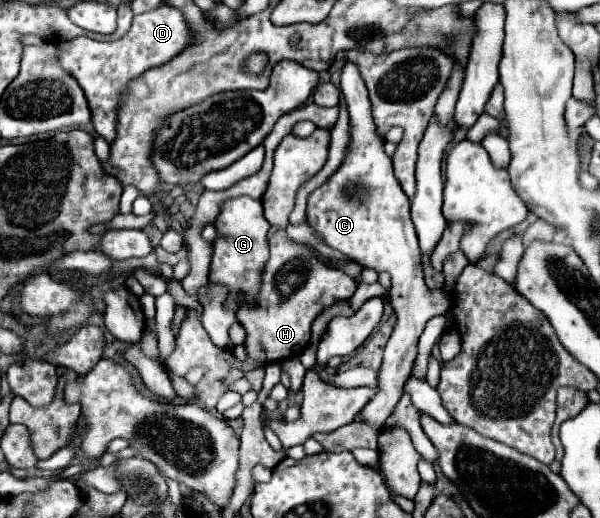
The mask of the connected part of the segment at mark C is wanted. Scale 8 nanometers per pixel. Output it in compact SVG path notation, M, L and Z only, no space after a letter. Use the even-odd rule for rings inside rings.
M346 63L342 69L340 89L350 113L350 145L338 171L310 193L306 213L308 225L322 237L322 241L326 241L328 247L346 253L346 257L362 267L374 269L376 273L386 271L392 277L390 303L398 321L384 349L384 375L378 385L380 391L360 411L362 421L382 429L404 393L402 387L406 379L412 375L412 365L418 353L416 345L424 325L428 319L444 315L450 309L450 295L444 289L430 291L424 285L422 251L410 219L410 201L394 175L392 157L384 153L384 137L378 135L374 123L368 89L352 63Z

